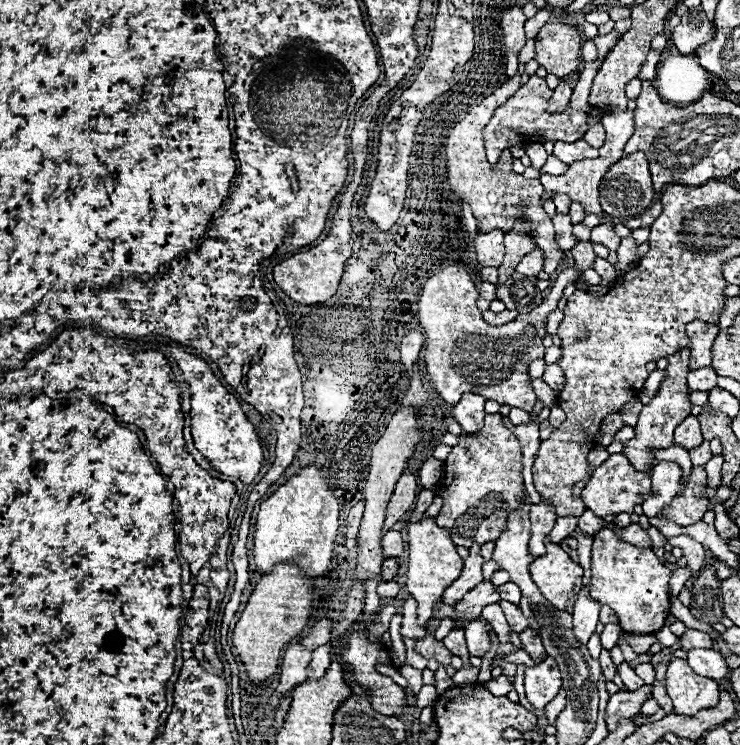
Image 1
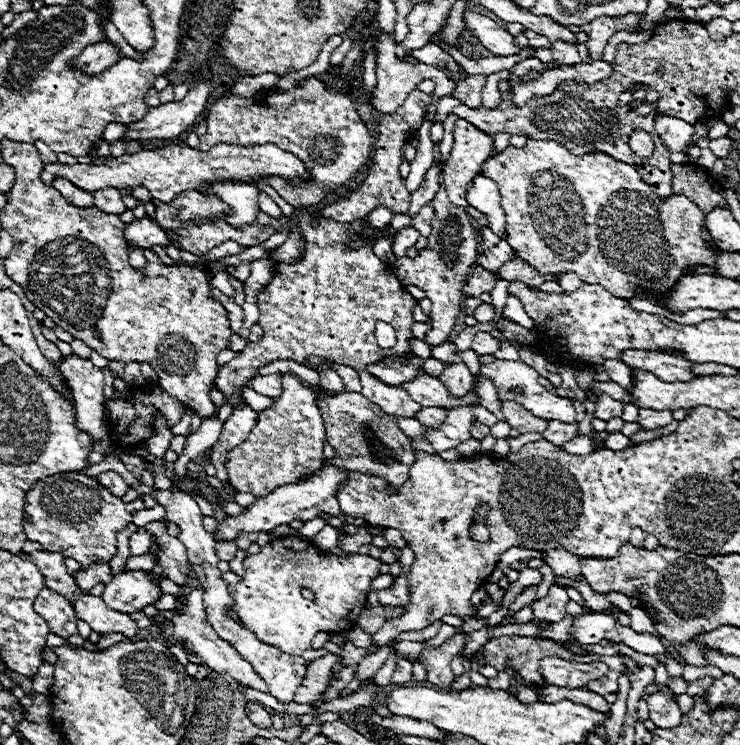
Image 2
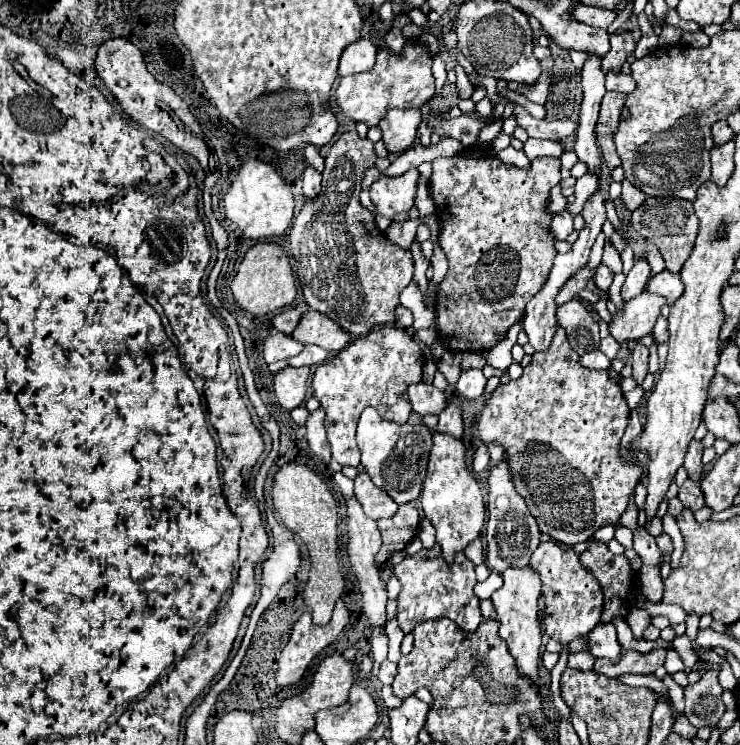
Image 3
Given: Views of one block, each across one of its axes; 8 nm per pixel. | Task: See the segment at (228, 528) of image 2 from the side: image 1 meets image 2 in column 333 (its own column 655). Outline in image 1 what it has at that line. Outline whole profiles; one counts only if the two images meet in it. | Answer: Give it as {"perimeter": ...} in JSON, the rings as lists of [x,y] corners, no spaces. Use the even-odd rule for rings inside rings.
{"perimeter":[[[658,462],[650,470],[650,476],[652,476],[652,492],[646,498],[646,502],[642,502],[642,508],[644,508],[644,516],[654,518],[678,494],[678,482],[680,482],[682,470],[676,462]]]}

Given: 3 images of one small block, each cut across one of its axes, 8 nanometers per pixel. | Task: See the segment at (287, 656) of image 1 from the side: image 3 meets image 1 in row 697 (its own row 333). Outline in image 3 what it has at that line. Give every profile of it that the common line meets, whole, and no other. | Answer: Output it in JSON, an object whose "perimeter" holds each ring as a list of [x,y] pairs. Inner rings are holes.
{"perimeter":[[[272,332],[266,340],[264,340],[264,360],[276,362],[276,360],[286,360],[290,356],[296,356],[298,352],[302,352],[304,344],[296,342],[292,336],[288,334],[280,334],[280,332]]]}

